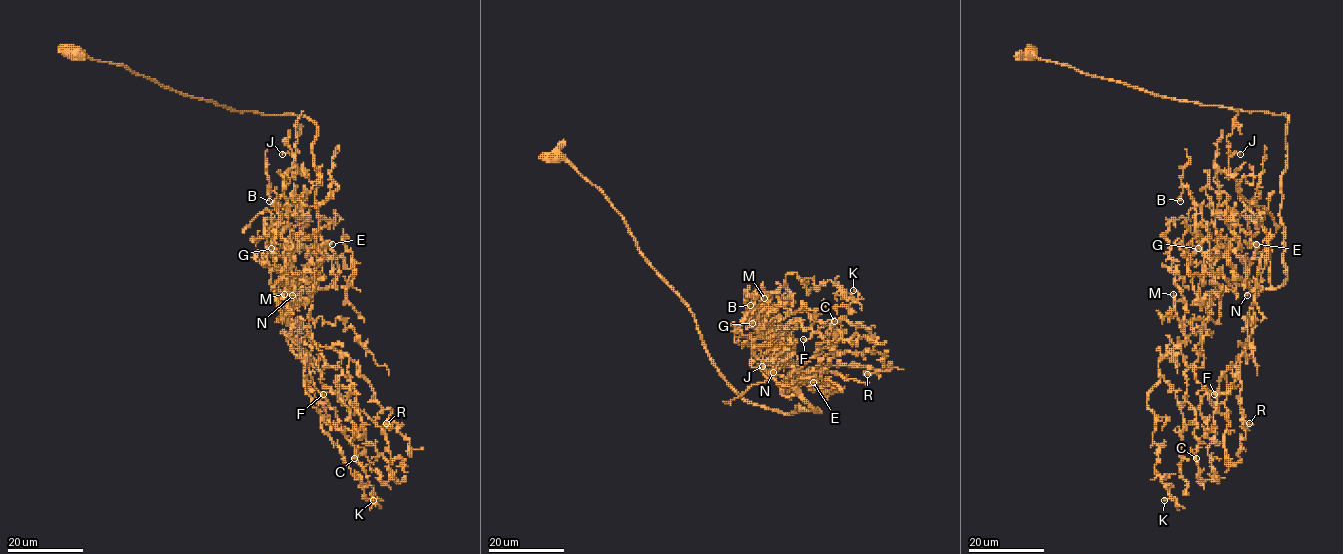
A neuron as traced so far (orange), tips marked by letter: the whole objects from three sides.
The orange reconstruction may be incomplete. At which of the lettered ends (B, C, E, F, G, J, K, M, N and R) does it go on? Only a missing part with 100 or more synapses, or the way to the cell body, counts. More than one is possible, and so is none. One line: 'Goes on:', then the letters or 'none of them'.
Goes on: N

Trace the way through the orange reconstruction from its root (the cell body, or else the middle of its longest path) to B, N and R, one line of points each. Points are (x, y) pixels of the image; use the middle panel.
B: (556, 156), (623, 218), (743, 398), (817, 412), (776, 371), (751, 365), (774, 336), (750, 305)
N: (556, 156), (623, 218), (743, 398), (787, 414), (796, 406), (817, 412), (773, 372)
R: (556, 156), (623, 218), (743, 398), (817, 412), (789, 373), (880, 370), (867, 374)

